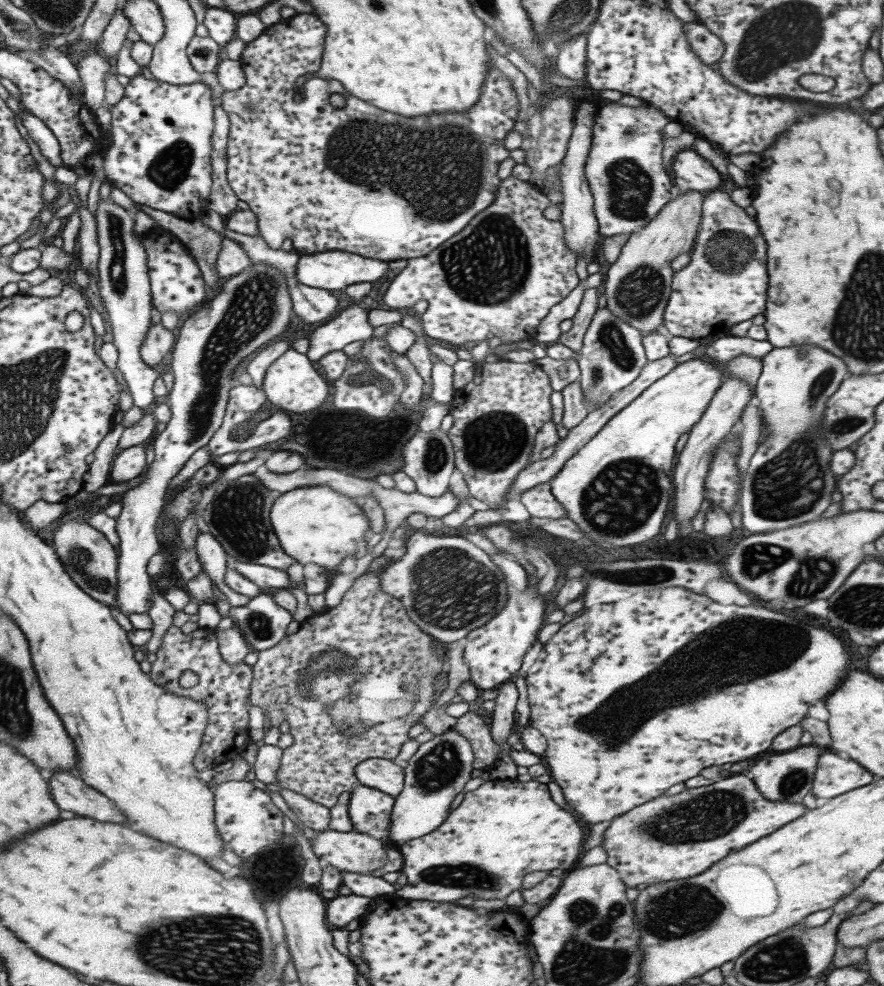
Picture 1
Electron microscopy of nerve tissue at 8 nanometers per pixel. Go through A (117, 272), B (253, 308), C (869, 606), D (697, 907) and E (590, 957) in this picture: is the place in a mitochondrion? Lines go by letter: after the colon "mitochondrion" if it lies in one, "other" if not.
A: mitochondrion
B: mitochondrion
C: mitochondrion
D: mitochondrion
E: mitochondrion

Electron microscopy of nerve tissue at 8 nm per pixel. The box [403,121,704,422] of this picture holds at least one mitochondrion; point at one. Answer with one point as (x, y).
(489, 265)

